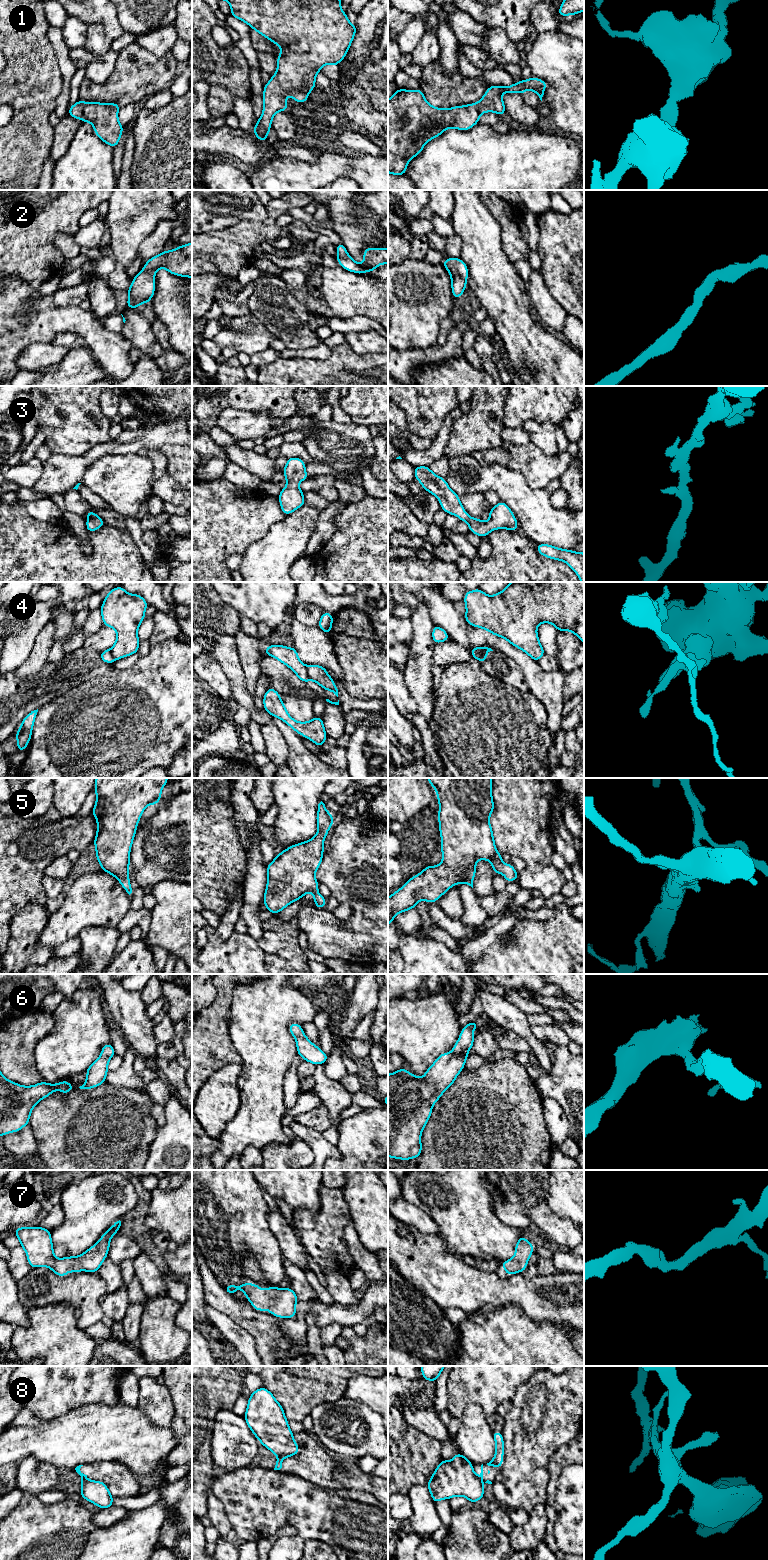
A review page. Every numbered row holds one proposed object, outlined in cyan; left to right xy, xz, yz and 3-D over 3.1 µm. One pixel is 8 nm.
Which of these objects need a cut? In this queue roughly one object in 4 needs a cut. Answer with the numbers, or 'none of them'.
4, 8

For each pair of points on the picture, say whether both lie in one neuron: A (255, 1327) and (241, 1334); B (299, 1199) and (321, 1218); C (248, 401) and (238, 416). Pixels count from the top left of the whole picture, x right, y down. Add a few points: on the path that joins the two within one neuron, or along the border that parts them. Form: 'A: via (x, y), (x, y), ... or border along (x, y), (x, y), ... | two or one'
A: border along (228, 1317), (254, 1338), (258, 1352) | two
B: border along (320, 1209), (315, 1213), (304, 1209), (294, 1210) | two
C: border along (265, 411), (252, 412), (225, 407), (219, 415) | two

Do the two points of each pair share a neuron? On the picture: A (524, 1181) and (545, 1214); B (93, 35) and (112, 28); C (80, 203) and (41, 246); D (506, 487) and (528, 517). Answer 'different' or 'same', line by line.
A: different
B: different
C: same
D: same

